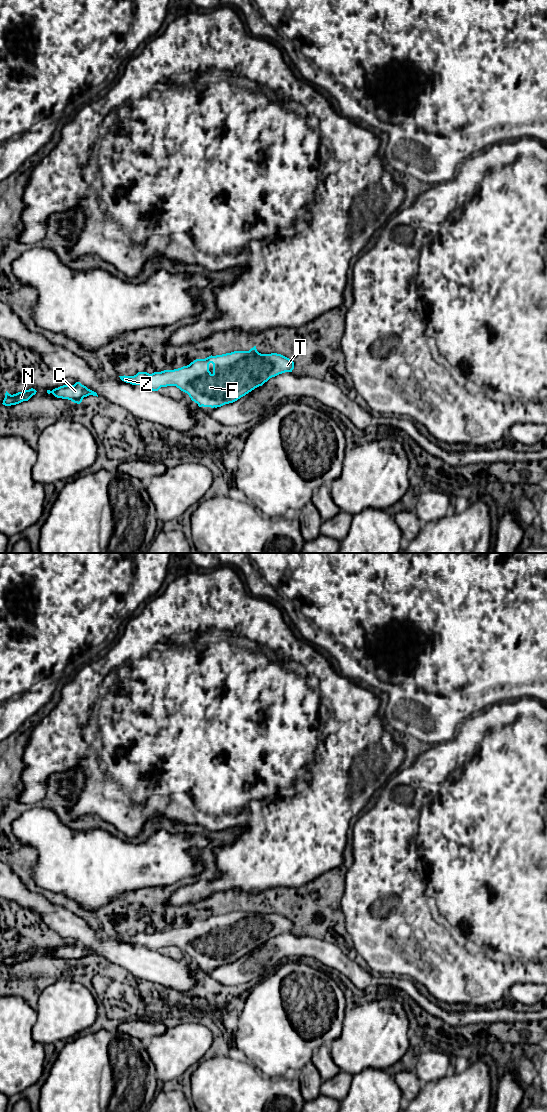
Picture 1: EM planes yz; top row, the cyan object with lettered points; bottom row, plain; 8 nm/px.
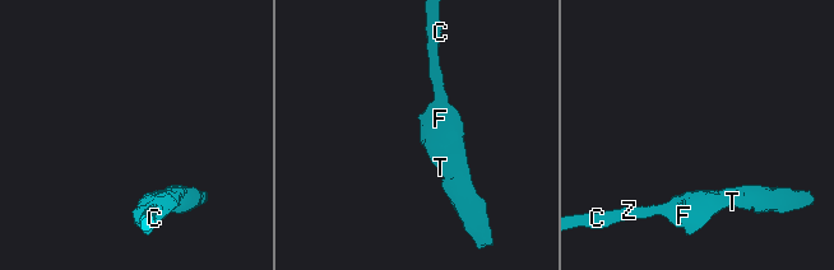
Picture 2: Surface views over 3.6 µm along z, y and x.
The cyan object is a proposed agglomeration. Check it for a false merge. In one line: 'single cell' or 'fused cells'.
single cell

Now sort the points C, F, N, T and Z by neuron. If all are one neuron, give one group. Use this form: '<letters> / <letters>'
C F N T Z

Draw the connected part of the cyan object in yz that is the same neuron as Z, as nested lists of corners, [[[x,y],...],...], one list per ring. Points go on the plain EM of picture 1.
[[[256,906],[249,911],[234,911],[222,915],[209,916],[205,919],[196,919],[187,926],[174,930],[164,930],[149,934],[138,932],[134,936],[119,936],[120,939],[132,945],[141,945],[152,951],[161,947],[176,946],[187,953],[199,967],[217,968],[233,963],[255,948],[262,946],[270,938],[285,932],[292,932],[294,922],[289,918],[277,914],[261,914]]]

